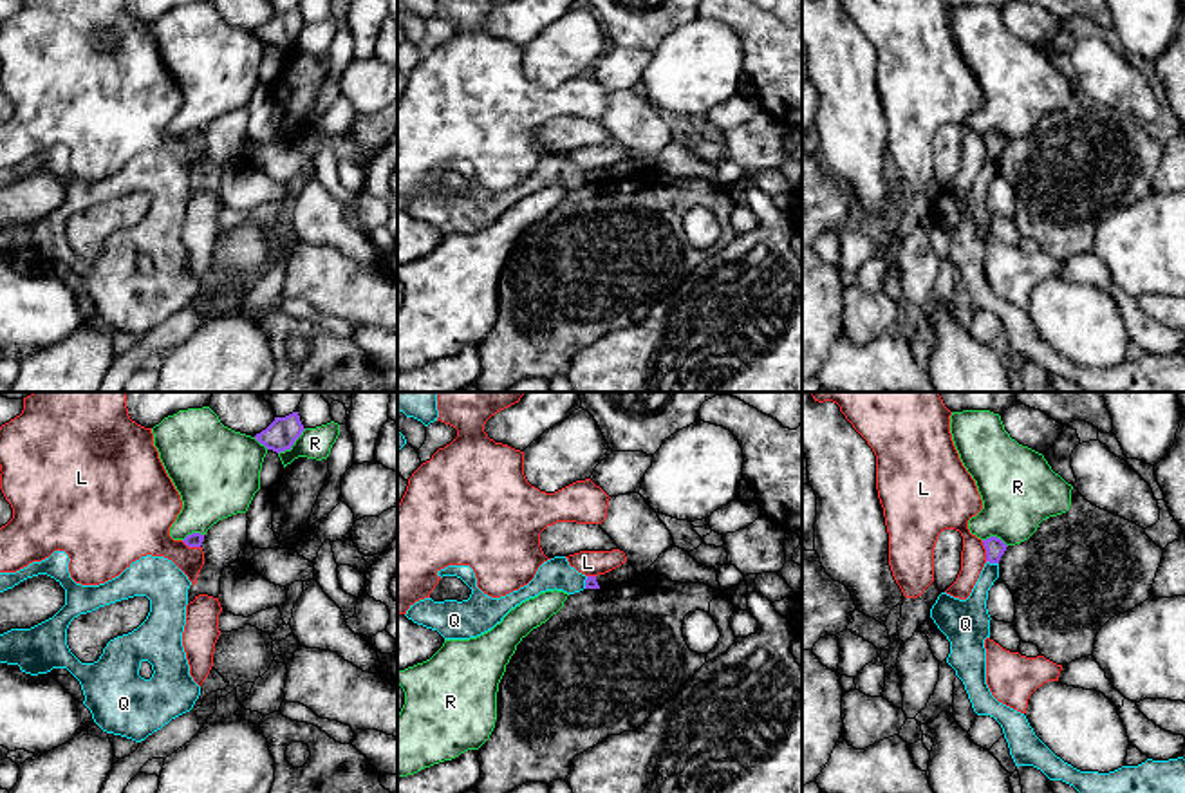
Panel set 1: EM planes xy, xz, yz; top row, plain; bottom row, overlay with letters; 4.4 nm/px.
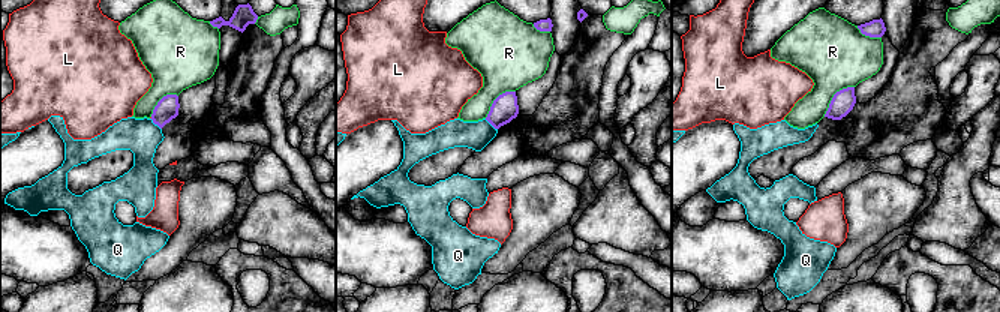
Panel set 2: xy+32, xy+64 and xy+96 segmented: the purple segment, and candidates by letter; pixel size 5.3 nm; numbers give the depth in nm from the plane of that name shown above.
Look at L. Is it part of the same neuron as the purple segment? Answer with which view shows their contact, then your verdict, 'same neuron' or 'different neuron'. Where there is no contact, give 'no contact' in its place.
contact in yz; different neuron

